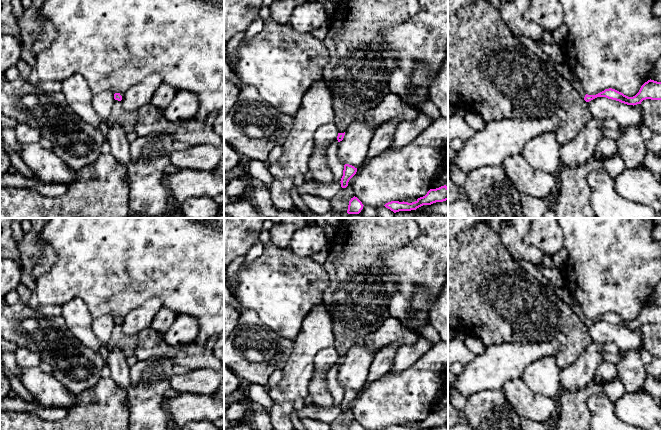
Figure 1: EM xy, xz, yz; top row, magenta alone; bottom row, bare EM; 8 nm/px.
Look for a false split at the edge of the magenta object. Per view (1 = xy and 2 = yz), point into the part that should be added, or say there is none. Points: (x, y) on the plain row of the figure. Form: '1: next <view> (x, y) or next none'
1: next none
2: next none

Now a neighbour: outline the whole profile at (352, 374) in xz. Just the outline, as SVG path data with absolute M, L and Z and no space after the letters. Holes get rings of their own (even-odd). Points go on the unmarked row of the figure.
M365 344L353 346L339 366L337 380L340 386L359 392L364 388L375 353Z

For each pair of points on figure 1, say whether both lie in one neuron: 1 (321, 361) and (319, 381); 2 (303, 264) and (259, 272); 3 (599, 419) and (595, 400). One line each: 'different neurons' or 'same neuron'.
1: same neuron
2: same neuron
3: same neuron

